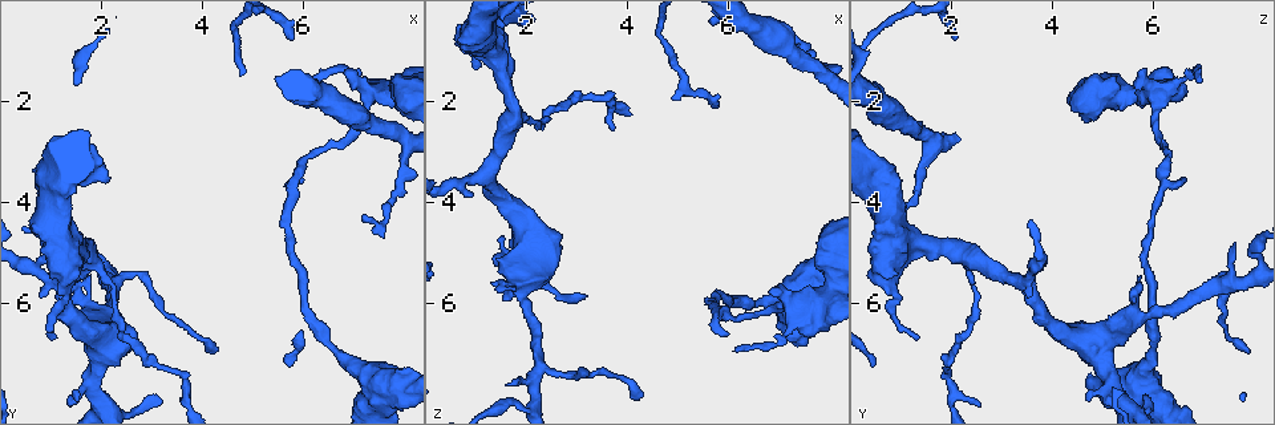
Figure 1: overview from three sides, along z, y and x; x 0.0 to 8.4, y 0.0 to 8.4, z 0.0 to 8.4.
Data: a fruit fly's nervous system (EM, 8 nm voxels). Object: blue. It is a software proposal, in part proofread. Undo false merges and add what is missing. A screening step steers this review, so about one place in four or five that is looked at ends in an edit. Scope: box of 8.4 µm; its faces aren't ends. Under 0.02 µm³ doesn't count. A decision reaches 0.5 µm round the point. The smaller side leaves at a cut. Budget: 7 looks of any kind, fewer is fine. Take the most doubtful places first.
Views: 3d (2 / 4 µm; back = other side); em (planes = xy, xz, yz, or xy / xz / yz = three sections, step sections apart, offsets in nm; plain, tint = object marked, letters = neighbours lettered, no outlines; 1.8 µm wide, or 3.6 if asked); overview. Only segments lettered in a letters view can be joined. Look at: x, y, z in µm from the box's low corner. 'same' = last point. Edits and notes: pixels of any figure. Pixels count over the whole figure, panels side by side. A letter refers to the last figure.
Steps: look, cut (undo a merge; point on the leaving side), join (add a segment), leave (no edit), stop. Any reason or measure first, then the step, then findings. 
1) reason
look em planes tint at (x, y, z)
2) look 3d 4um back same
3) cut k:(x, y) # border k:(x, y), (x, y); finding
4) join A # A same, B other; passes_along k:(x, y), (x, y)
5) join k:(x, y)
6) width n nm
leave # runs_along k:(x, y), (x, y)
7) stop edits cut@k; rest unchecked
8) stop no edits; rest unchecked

three-way junction
look 3d 4um at (7.30, 7.45, 5.80)

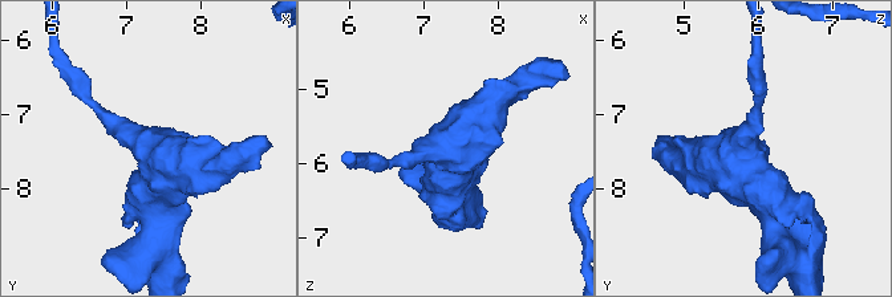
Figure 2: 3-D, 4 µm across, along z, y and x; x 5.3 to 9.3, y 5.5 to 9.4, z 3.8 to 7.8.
shape alone is not enough
look em 3.6um yz step 4 tint at (7.30, 7.45, 5.80)

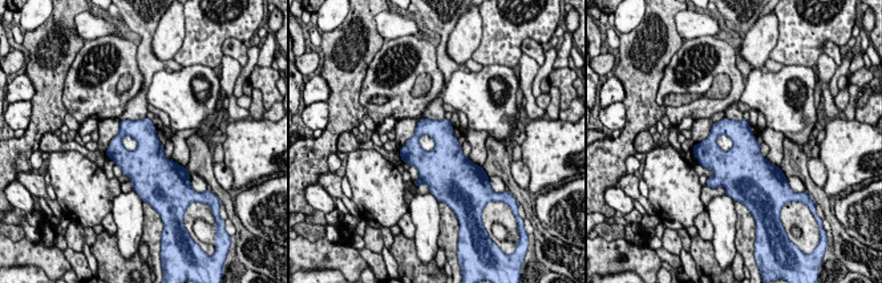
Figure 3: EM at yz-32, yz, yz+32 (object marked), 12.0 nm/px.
cut it another way
look em 3.6um planes letters same

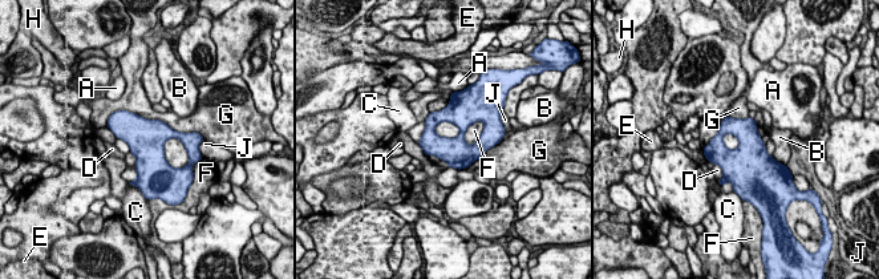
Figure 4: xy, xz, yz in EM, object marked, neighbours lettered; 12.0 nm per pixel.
arms 3
leave # A other, B other, C other, D other, E other, F other, G other, H other, J other; border 4:(170, 137), (165, 160), (183, 168); all the same neuron

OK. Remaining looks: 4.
thick turns thin
look em planes plain at (7.90, 3.60, 1.40)

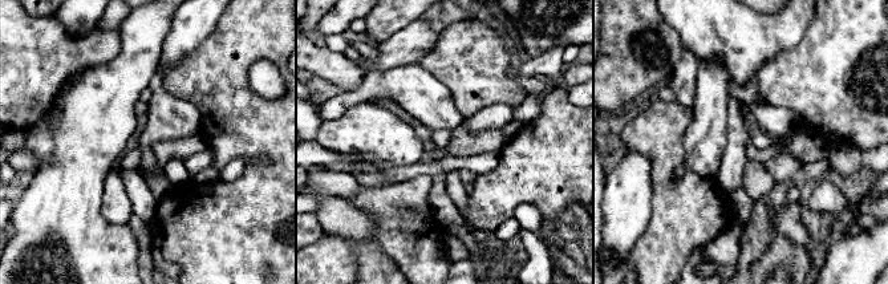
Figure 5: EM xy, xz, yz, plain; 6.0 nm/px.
see the neighbours
look em planes letters same

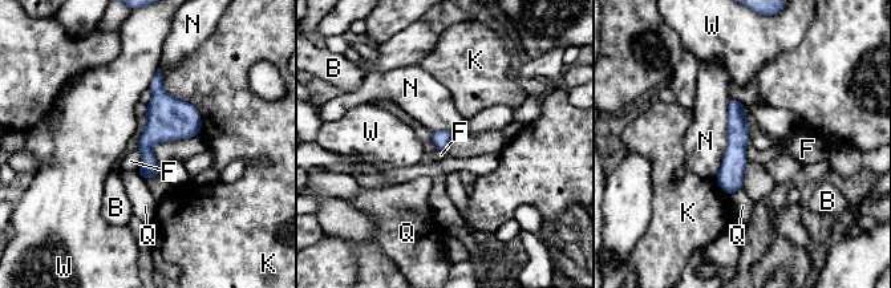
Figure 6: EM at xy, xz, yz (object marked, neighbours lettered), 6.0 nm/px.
leave # B other, F other, K other, N other, Q other, W other; border 6:(137, 149), (141, 154), (138, 171); one neuron here

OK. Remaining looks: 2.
three-way junction
look 3d 2um at (7.60, 1.80, 6.15)

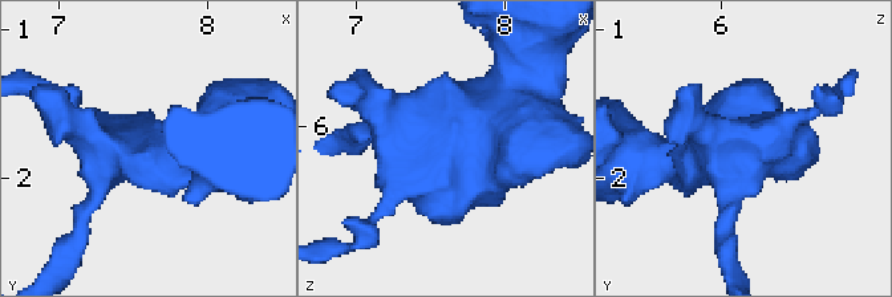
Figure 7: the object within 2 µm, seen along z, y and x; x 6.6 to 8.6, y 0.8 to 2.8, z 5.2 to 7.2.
shape alone is not enough
look em xy step 8 letters at (7.60, 1.80, 6.14)

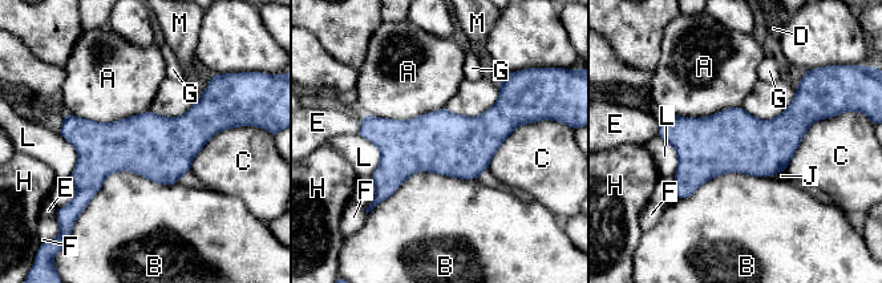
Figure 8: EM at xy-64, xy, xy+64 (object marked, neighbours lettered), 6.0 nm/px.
leave # A other, B other, C other, D other, E other, F other, G other, H other, J other, L other, M other; runs_along 8:(514, 117), (427, 144), (379, 195); one neuron here

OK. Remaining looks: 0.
stop no edits; rest unchecked

